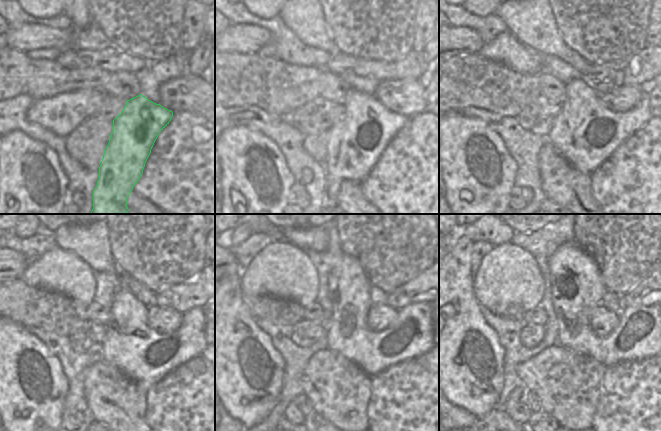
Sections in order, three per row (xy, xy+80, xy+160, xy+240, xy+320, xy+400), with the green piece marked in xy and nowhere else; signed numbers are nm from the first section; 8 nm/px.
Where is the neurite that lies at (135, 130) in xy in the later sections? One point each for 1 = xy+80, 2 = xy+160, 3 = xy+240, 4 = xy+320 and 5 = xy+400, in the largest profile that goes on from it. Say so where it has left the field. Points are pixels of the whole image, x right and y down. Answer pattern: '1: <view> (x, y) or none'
1: xy+80 (356, 141)
2: xy+160 (585, 132)
3: xy+240 (145, 356)
4: xy+320 (410, 336)
5: xy+400 (642, 332)

